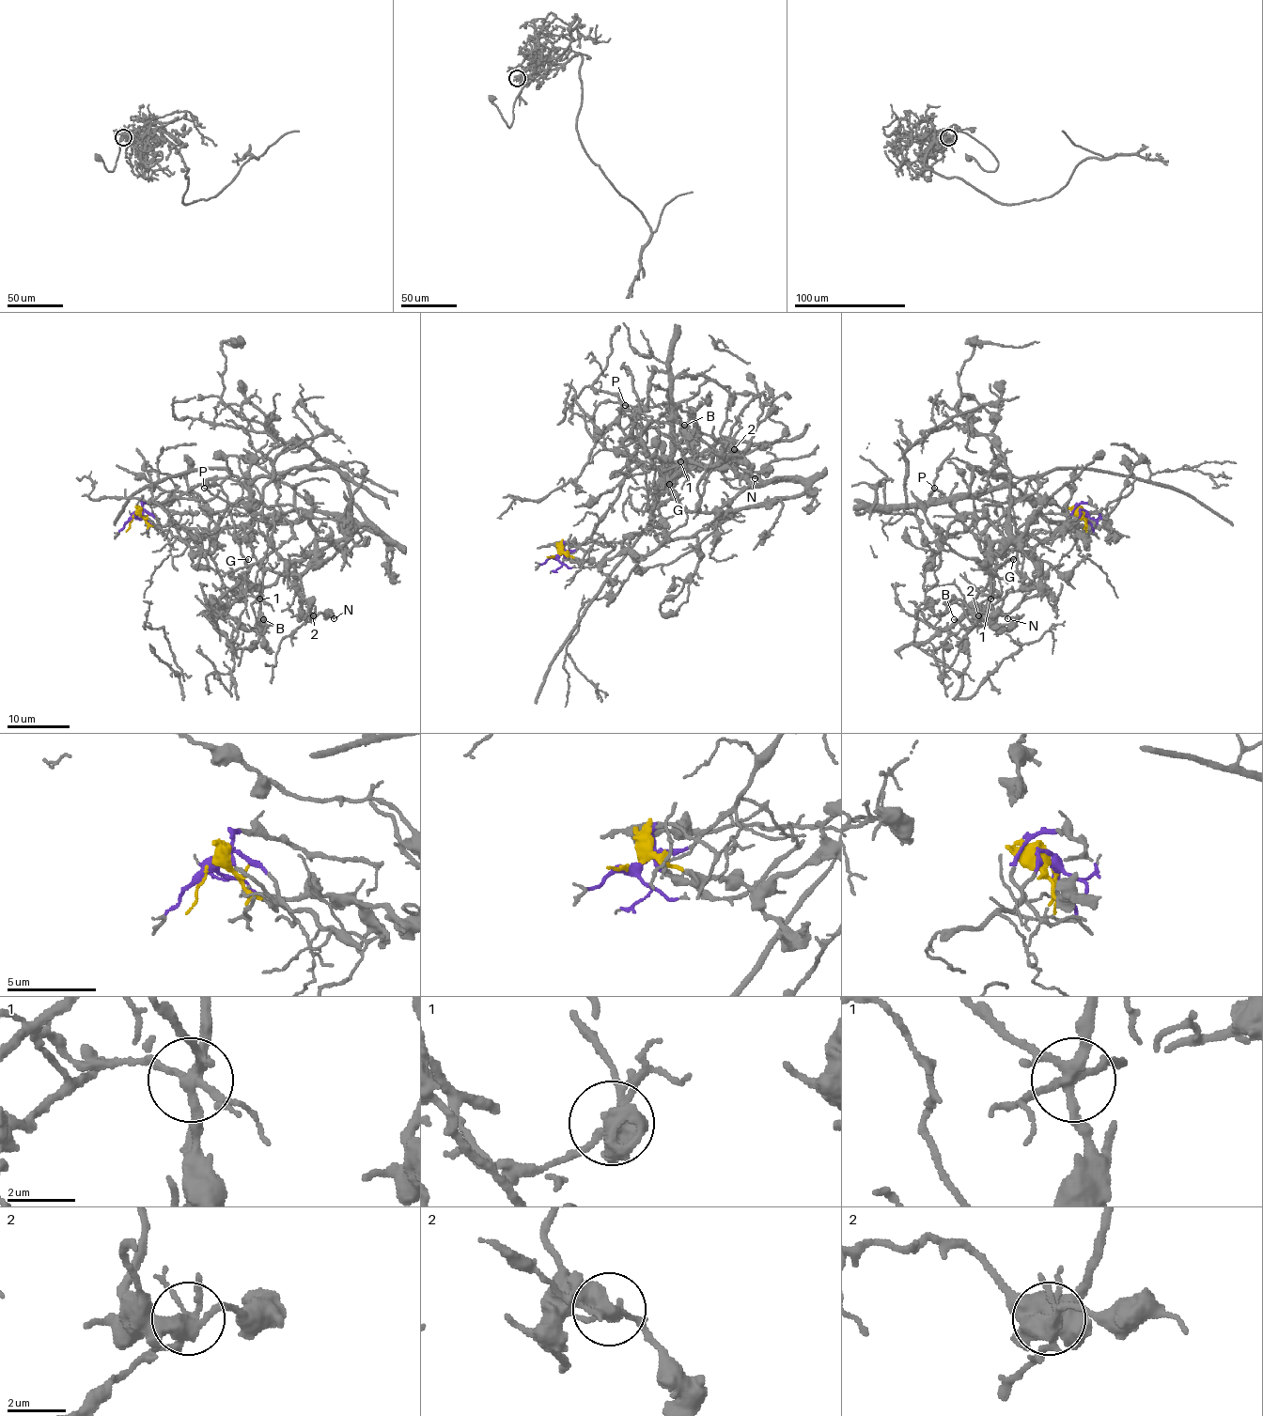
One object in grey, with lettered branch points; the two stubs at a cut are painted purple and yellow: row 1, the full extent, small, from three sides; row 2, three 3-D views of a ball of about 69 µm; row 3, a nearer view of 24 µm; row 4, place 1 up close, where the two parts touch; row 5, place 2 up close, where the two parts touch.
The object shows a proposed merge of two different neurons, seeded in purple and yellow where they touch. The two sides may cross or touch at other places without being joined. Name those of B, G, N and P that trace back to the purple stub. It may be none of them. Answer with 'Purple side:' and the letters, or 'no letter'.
Purple side: P

